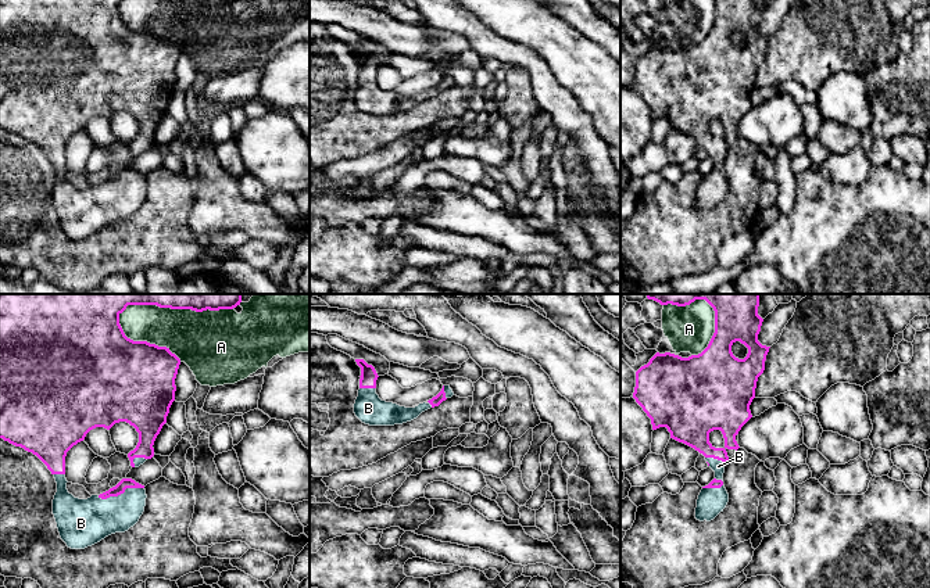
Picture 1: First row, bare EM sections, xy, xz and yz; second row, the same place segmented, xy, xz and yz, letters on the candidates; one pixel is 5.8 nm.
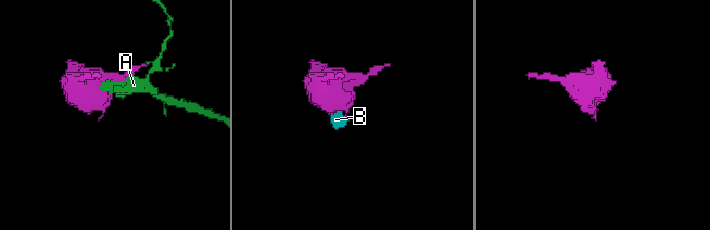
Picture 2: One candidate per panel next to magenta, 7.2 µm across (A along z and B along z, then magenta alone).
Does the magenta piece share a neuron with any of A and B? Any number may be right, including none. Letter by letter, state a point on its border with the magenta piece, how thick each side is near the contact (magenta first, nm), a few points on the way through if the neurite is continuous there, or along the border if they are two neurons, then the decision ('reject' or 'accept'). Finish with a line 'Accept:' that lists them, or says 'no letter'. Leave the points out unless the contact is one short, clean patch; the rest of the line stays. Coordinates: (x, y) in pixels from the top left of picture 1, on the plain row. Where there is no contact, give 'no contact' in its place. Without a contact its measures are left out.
A: xy (143, 31) | 480/260 nm | reject
B: xy (120, 183) | 70/280 nm | accept
Accept: B

